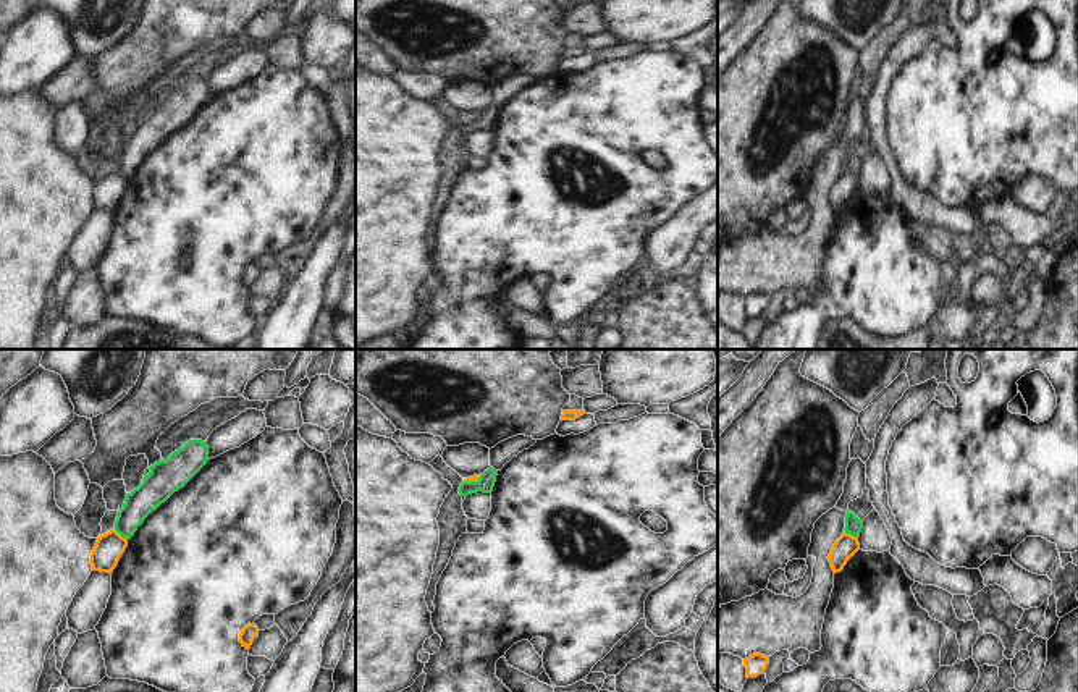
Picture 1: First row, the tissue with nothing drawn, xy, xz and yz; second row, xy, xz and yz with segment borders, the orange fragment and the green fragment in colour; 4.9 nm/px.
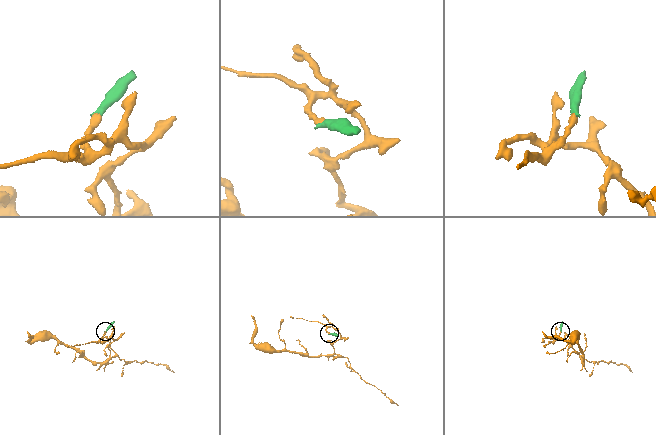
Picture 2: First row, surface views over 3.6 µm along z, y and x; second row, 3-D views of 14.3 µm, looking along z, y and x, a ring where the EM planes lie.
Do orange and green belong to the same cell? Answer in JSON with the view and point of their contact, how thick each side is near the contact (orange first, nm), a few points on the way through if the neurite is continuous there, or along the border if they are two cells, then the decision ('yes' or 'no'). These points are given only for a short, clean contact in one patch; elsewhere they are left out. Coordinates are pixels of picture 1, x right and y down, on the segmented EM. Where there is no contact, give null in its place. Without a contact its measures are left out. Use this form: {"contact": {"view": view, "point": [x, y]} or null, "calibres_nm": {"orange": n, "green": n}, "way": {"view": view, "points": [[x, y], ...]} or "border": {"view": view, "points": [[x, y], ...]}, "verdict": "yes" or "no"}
{"contact": {"view": "yz", "point": [849, 534]}, "calibres_nm": {"orange": 110, "green": 90}, "border": {"view": "yz", "points": [[844, 531], [857, 537]]}, "verdict": "no"}

